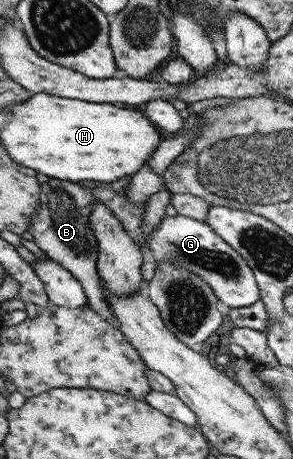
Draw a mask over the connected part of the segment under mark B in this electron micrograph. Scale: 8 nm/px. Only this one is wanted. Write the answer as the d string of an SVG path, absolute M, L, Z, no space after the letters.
M51 178L47 183L42 184L42 196L40 211L36 211L27 232L32 233L35 243L47 257L55 260L55 263L62 264L67 271L72 272L85 288L89 297L87 305L94 308L99 315L102 315L113 327L119 328L113 308L106 299L105 288L102 286L101 277L98 275L98 243L90 224L90 215L95 204L105 204L122 223L127 231L137 230L143 219L143 202L134 205L130 202L128 190L132 178L122 178L111 184L101 184L97 188L81 186L81 183L69 182Z

